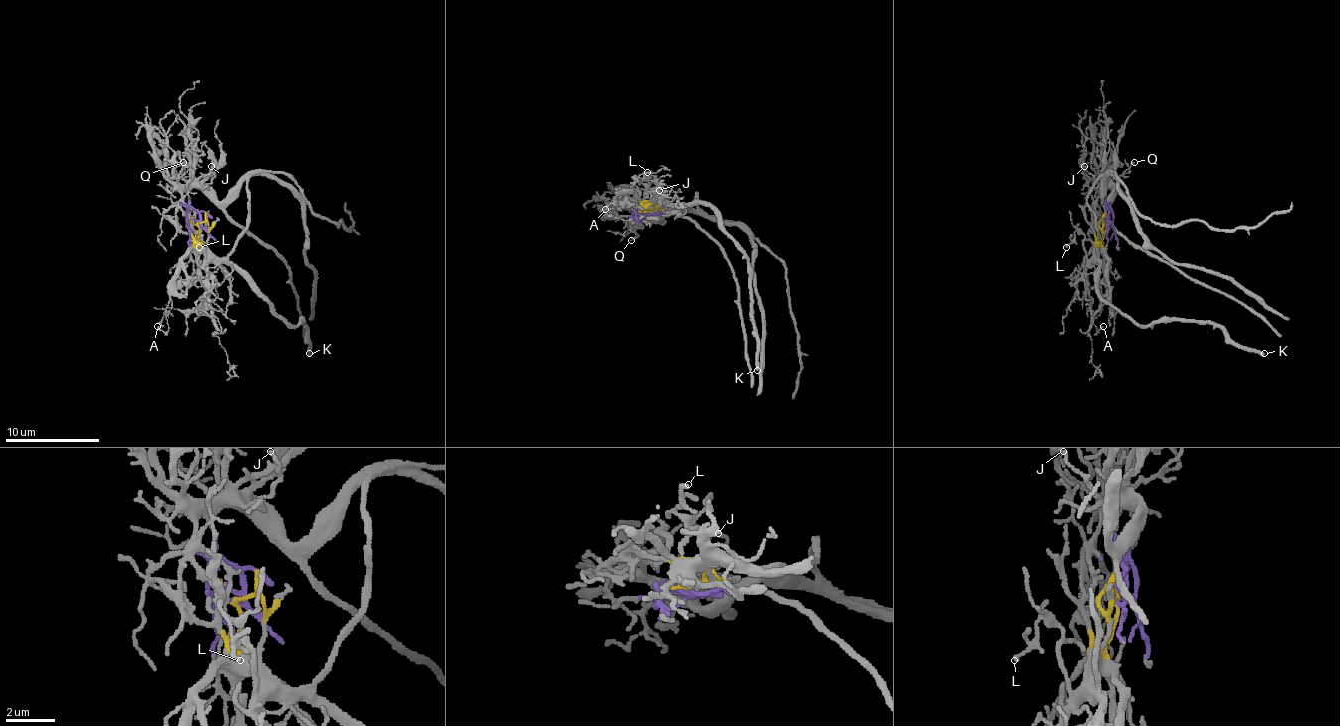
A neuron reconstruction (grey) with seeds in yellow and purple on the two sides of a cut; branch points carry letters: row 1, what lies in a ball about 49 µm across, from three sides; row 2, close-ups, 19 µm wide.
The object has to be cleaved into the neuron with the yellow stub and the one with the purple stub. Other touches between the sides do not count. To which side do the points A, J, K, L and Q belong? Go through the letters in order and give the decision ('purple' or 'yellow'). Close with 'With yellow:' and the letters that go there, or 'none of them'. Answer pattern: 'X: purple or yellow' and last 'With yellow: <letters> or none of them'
A: yellow
J: purple
K: yellow
L: yellow
Q: purple
With yellow: A, K, L

